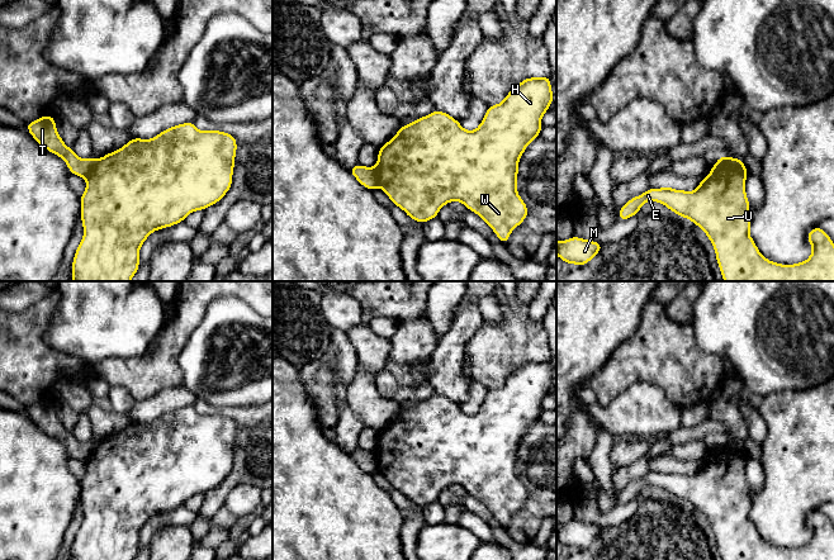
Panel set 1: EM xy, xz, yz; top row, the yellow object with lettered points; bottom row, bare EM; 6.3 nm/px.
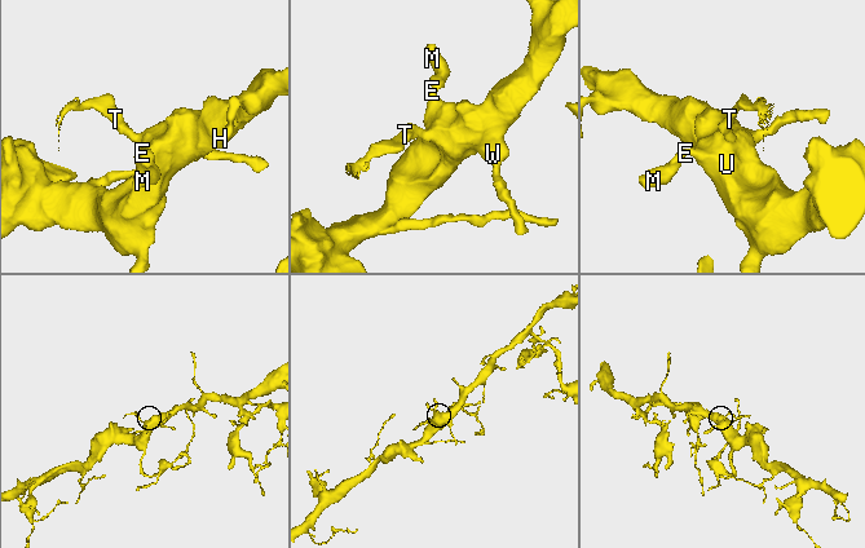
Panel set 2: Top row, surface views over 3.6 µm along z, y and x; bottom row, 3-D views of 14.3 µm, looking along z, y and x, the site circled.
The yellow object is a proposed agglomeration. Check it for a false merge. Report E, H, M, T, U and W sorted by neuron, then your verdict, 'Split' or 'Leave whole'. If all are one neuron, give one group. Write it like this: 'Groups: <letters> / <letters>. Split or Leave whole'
Groups: E H M U W / T. Split

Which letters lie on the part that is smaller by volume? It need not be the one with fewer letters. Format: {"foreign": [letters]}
{"foreign": ["T"]}

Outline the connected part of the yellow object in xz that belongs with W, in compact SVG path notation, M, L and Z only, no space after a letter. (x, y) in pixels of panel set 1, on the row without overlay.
M550 359L546 361L529 361L516 369L504 381L504 384L496 389L489 389L488 394L475 414L466 414L460 409L460 405L444 395L433 394L428 399L425 399L404 410L399 410L397 418L379 432L378 446L375 452L378 454L378 470L388 479L392 487L399 490L406 498L420 506L421 508L437 502L439 494L447 487L454 484L463 487L466 493L478 498L496 517L499 525L506 528L511 516L517 512L527 500L529 493L525 485L520 481L517 475L517 459L518 459L518 443L522 441L526 431L539 421L542 413L541 402L553 388L553 374L550 367Z

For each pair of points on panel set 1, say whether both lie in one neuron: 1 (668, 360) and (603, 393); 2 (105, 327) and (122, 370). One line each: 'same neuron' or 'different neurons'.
1: same neuron
2: different neurons

